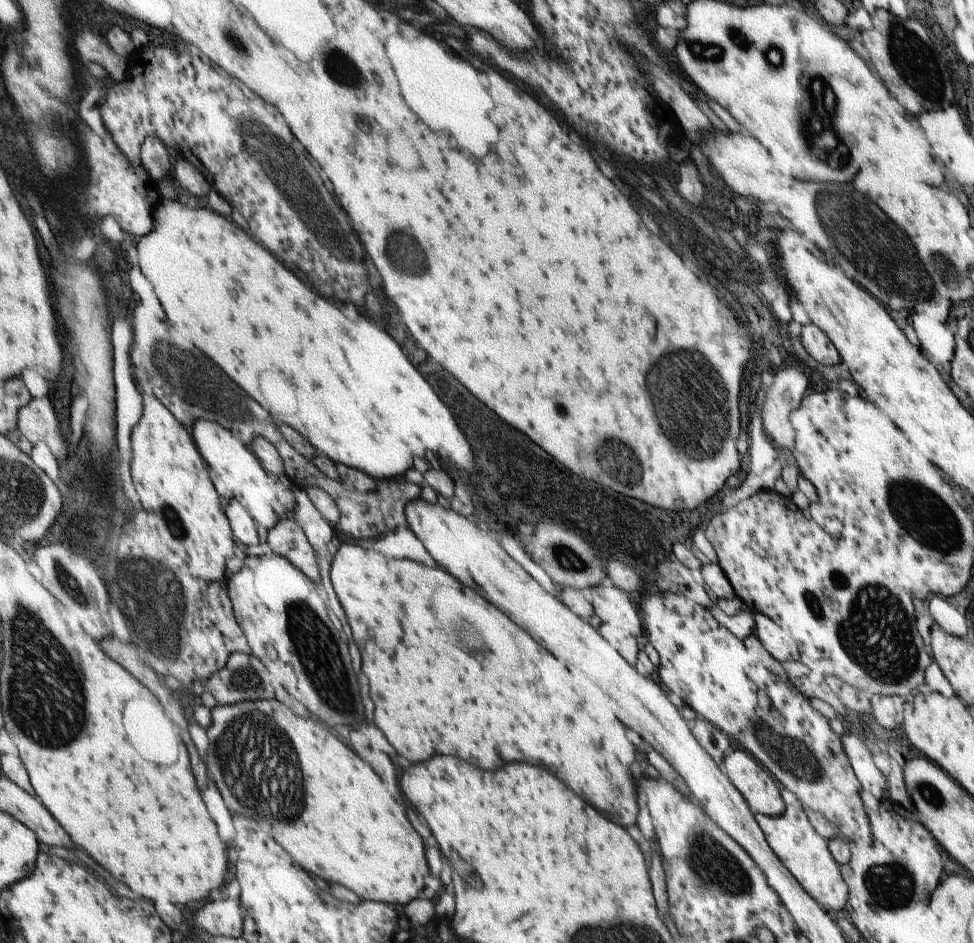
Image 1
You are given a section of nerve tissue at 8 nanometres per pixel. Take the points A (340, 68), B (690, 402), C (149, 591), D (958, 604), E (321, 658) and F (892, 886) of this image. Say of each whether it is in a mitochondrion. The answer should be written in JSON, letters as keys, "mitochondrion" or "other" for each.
{"A":"mitochondrion","B":"mitochondrion","C":"mitochondrion","D":"other","E":"mitochondrion","F":"mitochondrion"}

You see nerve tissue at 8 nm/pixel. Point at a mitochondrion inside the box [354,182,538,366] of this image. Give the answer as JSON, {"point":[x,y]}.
{"point":[408,255]}

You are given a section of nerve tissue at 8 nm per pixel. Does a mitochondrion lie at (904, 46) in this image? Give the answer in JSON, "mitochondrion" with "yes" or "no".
{"mitochondrion":"yes"}

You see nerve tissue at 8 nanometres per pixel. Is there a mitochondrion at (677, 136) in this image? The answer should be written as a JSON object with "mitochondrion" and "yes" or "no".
{"mitochondrion":"no"}

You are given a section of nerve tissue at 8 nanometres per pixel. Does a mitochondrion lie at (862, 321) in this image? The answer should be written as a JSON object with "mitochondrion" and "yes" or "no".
{"mitochondrion":"no"}

